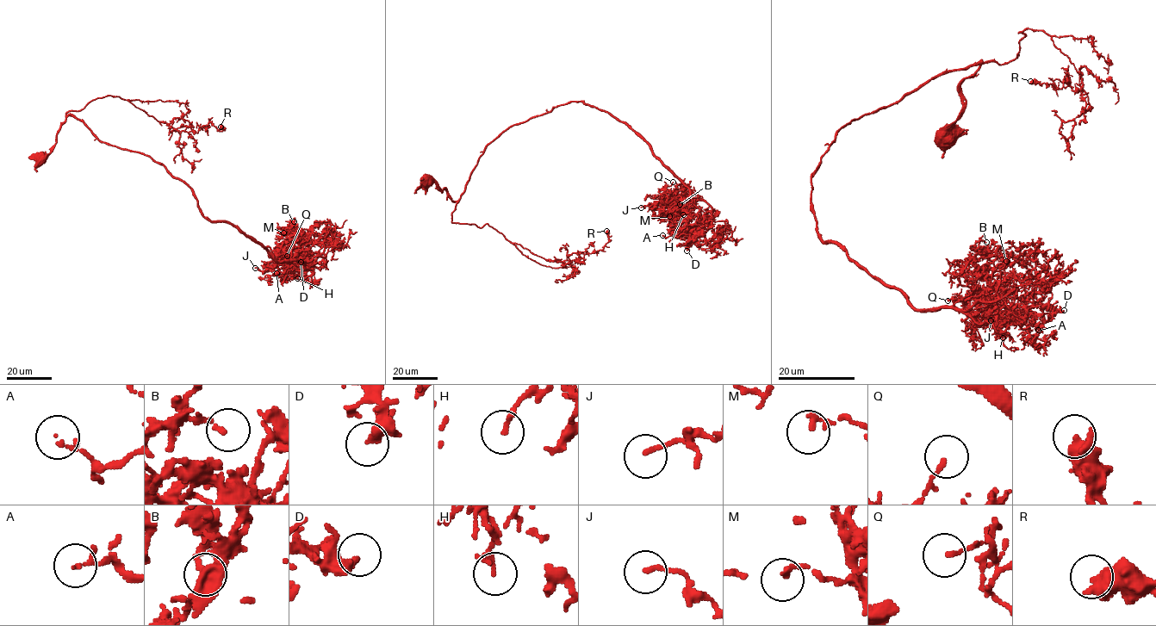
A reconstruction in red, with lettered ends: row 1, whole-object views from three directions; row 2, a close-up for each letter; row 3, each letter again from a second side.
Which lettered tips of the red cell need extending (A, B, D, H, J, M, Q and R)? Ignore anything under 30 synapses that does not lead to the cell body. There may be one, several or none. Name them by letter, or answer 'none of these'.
none of these

